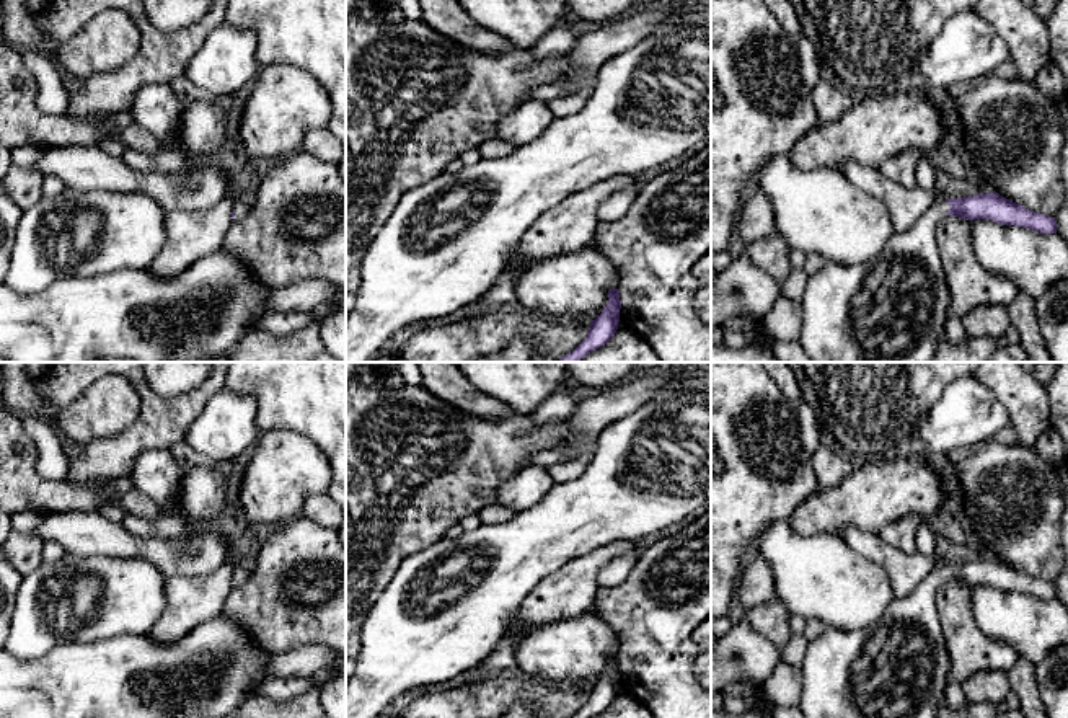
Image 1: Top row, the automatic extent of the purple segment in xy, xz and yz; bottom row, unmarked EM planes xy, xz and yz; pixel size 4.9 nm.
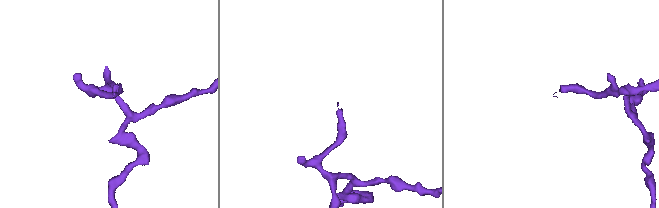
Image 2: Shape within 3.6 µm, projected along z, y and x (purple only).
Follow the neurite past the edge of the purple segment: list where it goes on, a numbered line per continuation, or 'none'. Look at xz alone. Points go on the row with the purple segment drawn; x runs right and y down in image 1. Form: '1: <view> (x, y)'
none

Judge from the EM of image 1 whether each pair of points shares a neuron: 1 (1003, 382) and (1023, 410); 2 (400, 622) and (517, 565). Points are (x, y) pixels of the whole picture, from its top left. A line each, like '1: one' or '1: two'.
1: one
2: one

